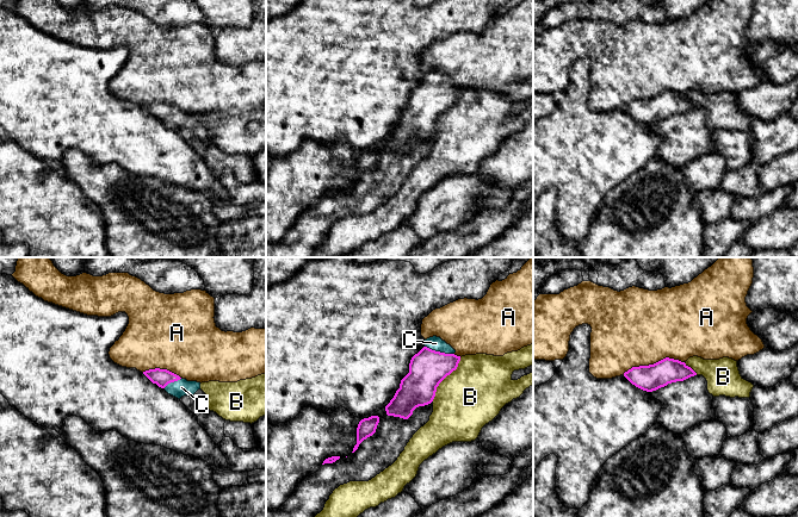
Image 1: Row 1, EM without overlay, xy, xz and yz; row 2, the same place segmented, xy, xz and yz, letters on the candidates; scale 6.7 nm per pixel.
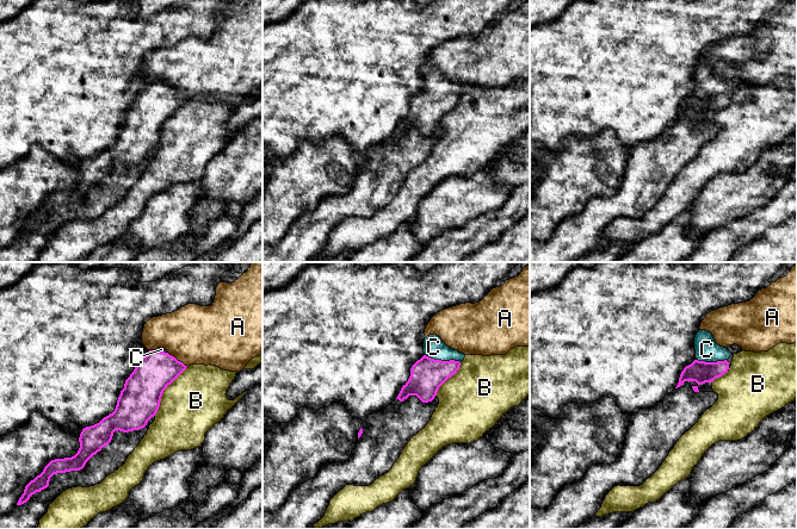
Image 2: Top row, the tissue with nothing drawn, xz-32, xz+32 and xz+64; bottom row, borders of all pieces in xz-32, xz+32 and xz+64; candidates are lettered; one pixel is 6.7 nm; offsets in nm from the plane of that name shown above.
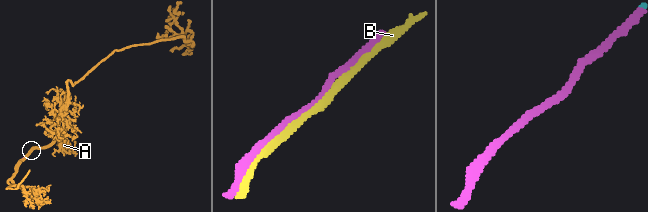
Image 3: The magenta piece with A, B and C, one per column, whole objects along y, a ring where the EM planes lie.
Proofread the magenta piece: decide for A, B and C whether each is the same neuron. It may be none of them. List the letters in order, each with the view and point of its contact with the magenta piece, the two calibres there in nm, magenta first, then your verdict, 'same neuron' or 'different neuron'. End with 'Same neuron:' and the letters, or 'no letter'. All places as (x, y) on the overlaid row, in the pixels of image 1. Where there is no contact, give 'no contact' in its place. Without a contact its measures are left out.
A: meets magenta in yz at (654, 363); 180 nm thick on the magenta side, 500 nm on the other; different neuron
B: meets magenta in xz at (444, 378); 260 nm thick on the magenta side, 420 nm on the other; different neuron
C: meets magenta in xz at (439, 352); 260 nm thick on the magenta side, 100 nm on the other; same neuron
Same neuron: C

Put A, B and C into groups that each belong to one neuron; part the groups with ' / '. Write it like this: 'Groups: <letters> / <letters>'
Groups: A / B / C

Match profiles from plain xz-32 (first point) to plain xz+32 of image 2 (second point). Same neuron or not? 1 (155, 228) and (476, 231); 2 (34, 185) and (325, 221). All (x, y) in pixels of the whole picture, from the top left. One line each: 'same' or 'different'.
1: different
2: different

